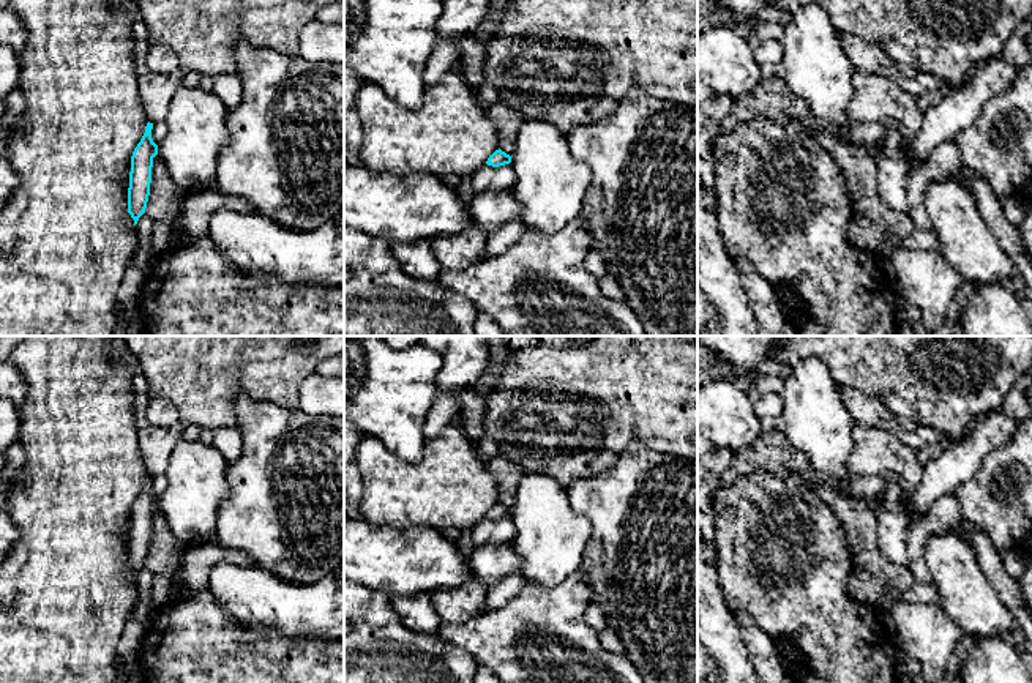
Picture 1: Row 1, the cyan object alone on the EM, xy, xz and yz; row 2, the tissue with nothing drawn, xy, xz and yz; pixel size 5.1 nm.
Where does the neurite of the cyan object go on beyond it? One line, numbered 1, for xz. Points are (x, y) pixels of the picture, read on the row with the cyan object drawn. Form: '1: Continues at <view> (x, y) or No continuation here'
1: No continuation here

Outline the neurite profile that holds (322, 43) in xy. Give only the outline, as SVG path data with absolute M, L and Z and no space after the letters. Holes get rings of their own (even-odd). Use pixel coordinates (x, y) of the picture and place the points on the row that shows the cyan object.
M309 21L300 30L298 55L308 62L344 65L344 25Z

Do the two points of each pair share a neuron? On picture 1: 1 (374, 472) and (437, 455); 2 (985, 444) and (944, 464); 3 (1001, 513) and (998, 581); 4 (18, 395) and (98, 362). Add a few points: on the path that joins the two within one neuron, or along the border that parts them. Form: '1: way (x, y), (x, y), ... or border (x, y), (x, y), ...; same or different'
1: way (390, 472), (422, 470); same
2: way (975, 447), (953, 464); same
3: border (975, 526), (987, 535), (999, 554); different
4: border (16, 366), (24, 380), (24, 403), (19, 407); different

